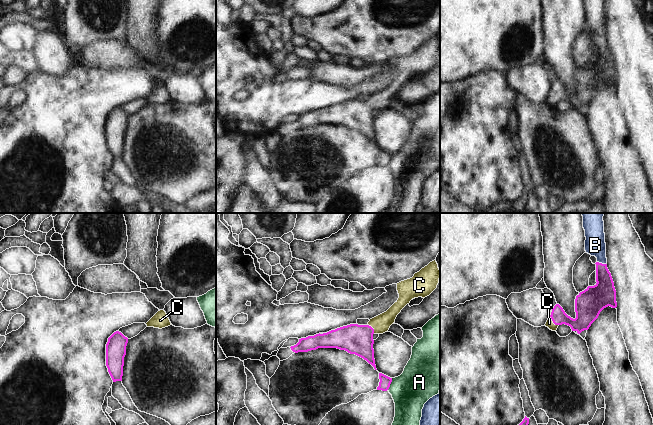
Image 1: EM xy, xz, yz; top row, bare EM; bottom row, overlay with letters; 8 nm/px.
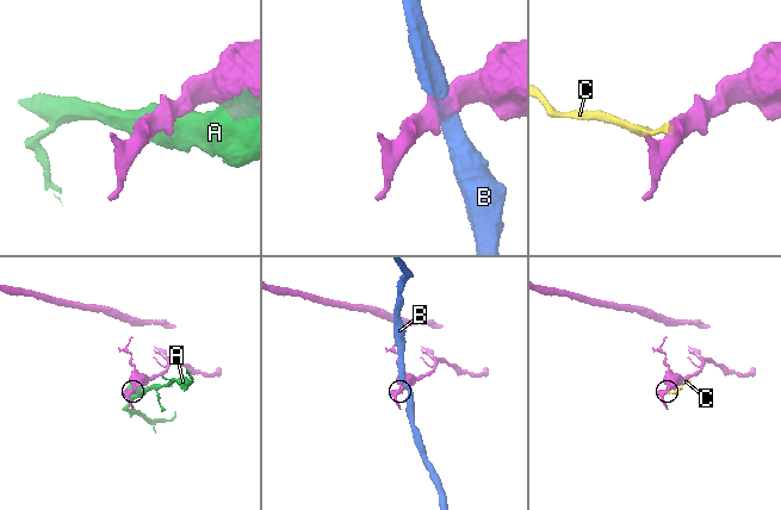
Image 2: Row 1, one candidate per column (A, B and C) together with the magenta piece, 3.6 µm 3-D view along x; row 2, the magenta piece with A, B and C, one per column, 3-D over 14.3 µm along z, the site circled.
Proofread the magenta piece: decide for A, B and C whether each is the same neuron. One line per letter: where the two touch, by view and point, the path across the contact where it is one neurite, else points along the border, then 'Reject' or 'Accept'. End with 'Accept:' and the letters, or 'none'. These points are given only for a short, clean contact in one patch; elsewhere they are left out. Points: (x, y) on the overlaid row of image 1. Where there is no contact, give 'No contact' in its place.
A: Touches magenta at xz (389, 384). Reject
B: Touches magenta at yz (601, 263). Reject
C: Touches magenta at yz (551, 318). Path across: yz (582, 321), (551, 318), (549, 323). Accept
Accept: C

